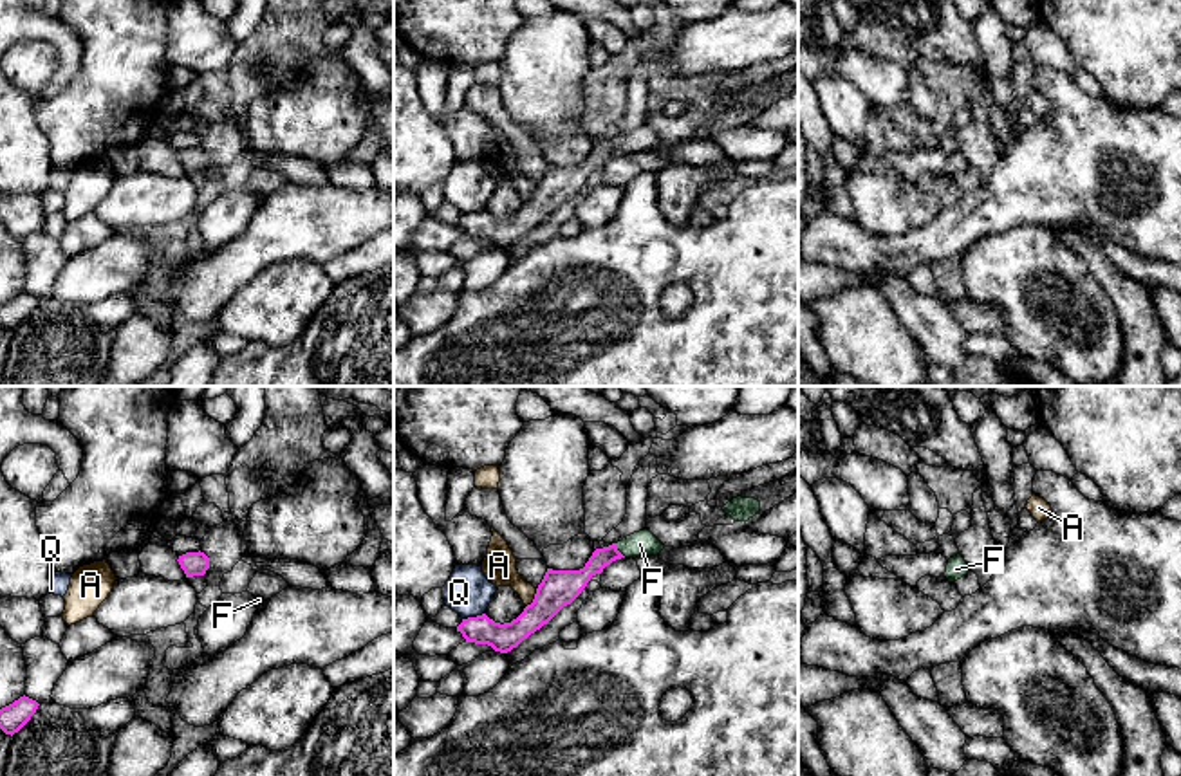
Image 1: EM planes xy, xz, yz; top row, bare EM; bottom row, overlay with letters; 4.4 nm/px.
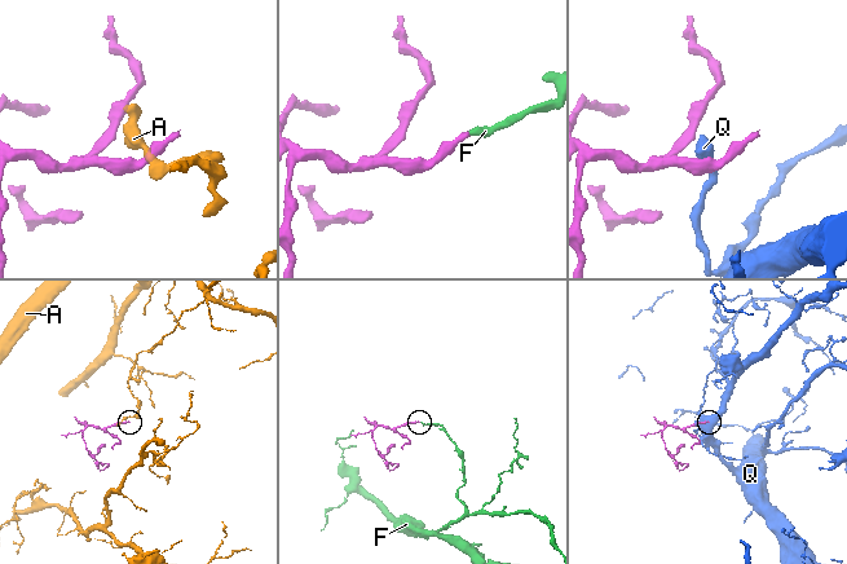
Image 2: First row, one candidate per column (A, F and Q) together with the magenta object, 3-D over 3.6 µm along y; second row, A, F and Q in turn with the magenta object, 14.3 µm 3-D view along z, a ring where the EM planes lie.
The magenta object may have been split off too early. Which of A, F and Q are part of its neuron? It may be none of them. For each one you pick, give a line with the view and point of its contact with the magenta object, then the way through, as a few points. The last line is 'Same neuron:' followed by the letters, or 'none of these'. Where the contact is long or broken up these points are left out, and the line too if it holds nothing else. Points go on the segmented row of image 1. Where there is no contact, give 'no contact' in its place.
F: contact xz (618, 551); way xz (571, 582), (618, 551), (640, 544)
Same neuron: F

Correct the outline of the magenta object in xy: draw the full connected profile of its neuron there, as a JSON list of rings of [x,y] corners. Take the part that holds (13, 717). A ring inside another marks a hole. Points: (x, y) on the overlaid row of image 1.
[[[20,697],[13,704],[5,706],[0,709],[0,729],[5,734],[14,734],[18,733],[36,713],[38,702],[29,698],[29,697]]]

